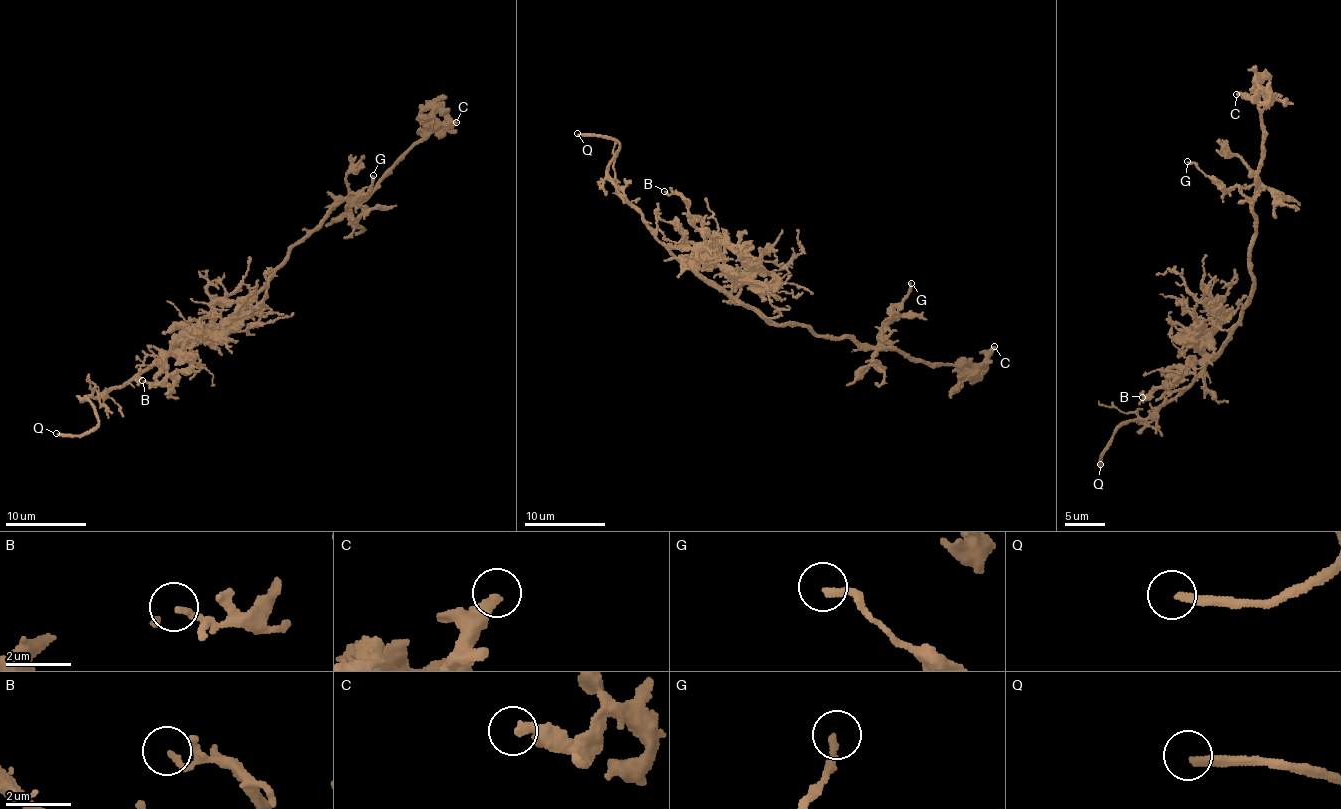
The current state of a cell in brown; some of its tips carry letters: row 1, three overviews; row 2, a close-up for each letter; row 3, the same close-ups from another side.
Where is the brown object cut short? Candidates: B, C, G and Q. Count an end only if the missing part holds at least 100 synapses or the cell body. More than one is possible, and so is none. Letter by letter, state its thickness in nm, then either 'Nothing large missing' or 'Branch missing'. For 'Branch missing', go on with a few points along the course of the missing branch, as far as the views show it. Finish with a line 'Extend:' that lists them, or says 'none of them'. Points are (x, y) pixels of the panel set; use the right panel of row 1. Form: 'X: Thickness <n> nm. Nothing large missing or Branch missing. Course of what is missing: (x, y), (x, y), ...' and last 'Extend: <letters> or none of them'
B: Thickness 180 nm. Nothing large missing
C: Thickness 360 nm. Nothing large missing
G: Thickness 240 nm. Nothing large missing
Q: Thickness 240 nm. Branch missing
Extend: Q

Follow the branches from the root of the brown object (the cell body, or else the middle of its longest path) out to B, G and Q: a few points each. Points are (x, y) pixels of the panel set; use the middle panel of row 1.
B: (760, 313), (725, 295), (699, 273), (698, 254), (710, 238), (695, 225), (689, 205), (677, 194), (664, 191)
G: (760, 313), (776, 324), (806, 325), (817, 335), (853, 338), (860, 345), (881, 347), (884, 324), (911, 283)
Q: (760, 313), (693, 273), (655, 236), (608, 173), (618, 144), (599, 135), (577, 133)

